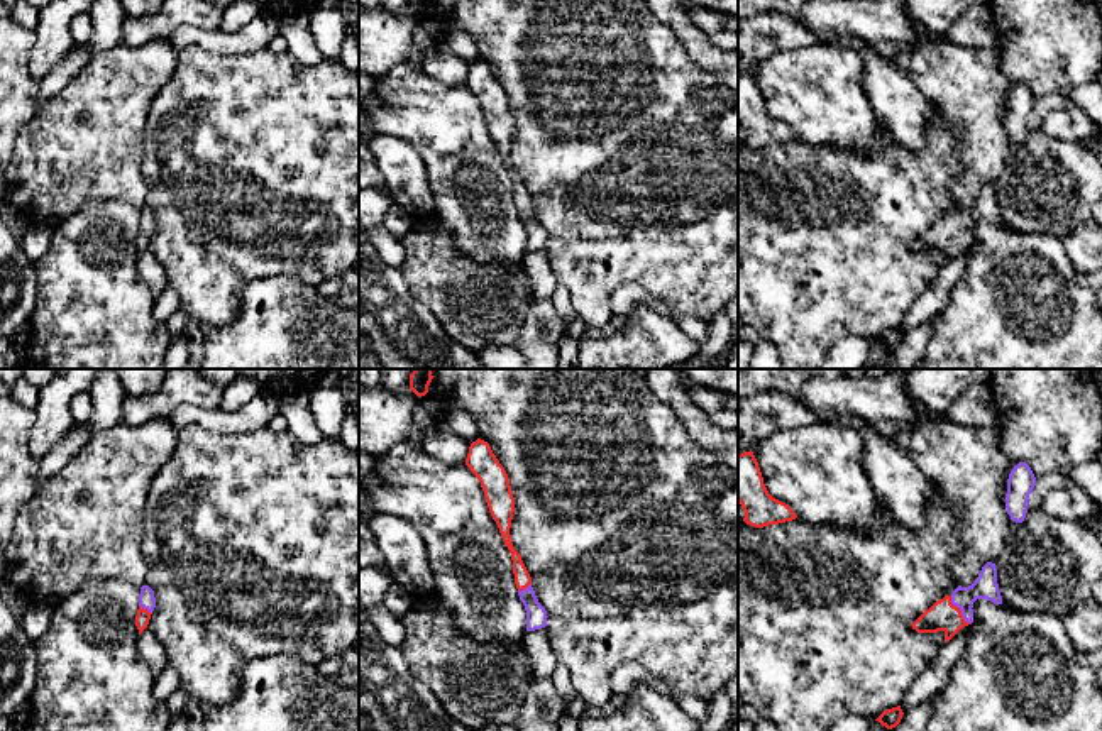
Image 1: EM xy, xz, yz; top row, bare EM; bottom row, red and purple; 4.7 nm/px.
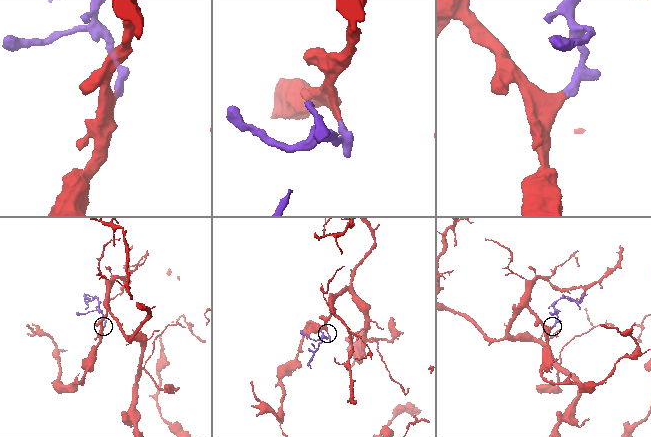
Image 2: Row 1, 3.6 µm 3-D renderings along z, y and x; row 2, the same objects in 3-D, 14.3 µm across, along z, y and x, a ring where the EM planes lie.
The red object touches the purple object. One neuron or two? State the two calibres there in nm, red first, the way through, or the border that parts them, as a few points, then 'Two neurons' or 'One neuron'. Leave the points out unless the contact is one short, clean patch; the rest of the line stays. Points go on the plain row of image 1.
Thickness 140 nm (red) against 120 nm. Path across: yz (942, 237), (960, 232), (986, 207). One neuron

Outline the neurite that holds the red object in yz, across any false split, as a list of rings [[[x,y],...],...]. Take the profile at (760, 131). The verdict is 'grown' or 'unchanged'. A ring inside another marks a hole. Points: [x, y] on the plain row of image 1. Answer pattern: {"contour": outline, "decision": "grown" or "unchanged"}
{"contour": [[[752,71],[738,76],[738,124],[745,132],[743,142],[755,149],[797,139],[789,125],[769,115]]], "decision": "unchanged"}

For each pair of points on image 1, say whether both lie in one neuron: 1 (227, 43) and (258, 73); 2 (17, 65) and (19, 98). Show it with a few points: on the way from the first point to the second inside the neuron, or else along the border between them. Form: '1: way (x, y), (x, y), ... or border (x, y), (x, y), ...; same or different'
1: border (200, 46), (214, 53), (229, 54), (266, 49); different
2: way (17, 73), (17, 90); same

